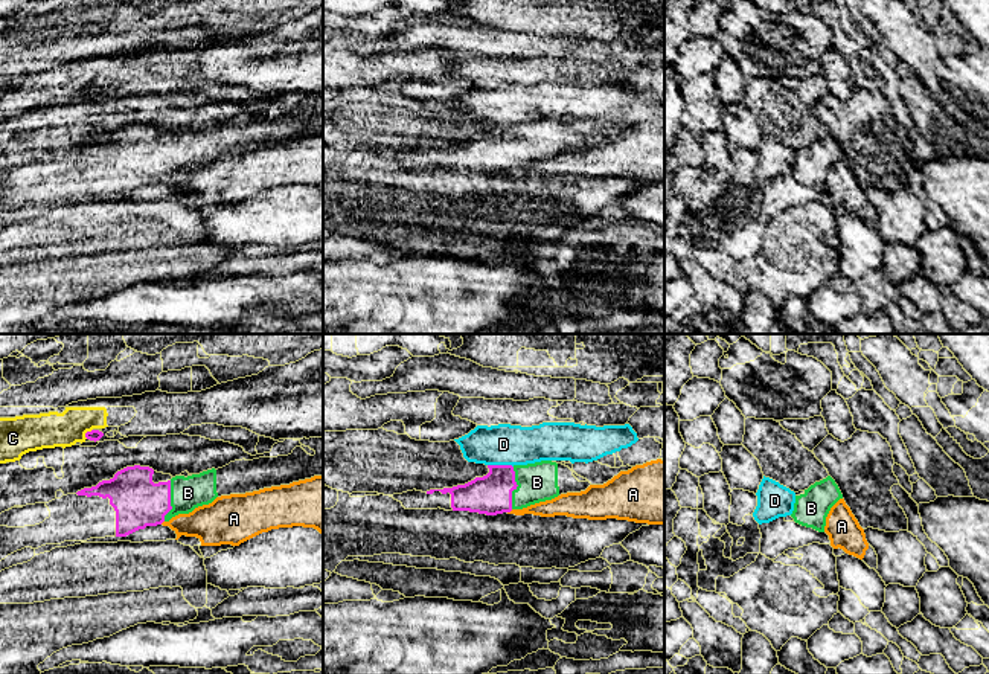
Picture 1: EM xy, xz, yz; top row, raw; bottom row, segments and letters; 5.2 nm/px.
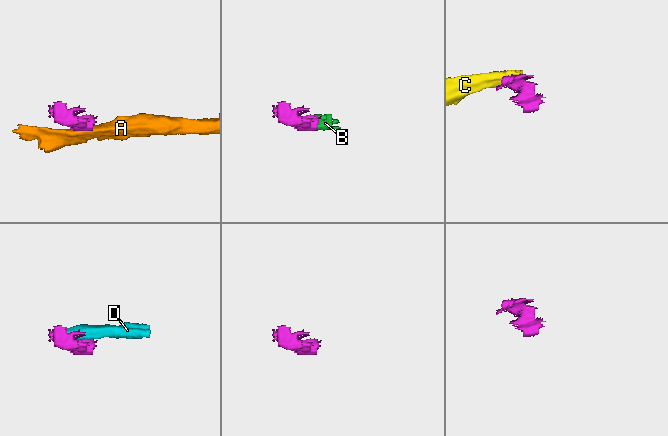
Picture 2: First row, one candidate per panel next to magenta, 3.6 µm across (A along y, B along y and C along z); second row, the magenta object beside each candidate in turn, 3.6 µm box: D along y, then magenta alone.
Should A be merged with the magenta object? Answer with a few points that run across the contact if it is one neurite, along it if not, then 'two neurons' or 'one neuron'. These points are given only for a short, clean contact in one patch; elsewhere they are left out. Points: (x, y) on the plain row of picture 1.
line xz (512, 168), (508, 171); two neurons

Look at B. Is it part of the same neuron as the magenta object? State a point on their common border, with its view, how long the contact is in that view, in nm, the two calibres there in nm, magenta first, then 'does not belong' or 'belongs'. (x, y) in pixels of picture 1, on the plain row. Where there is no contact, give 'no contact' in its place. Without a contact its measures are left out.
xz (515, 147) | 220 nm | 220/220 nm | belongs

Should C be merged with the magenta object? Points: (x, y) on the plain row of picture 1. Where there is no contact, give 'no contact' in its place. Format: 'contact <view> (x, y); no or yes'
contact xy (86, 92); no

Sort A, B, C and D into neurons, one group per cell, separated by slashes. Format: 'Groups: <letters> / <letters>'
Groups: A / B / C / D

